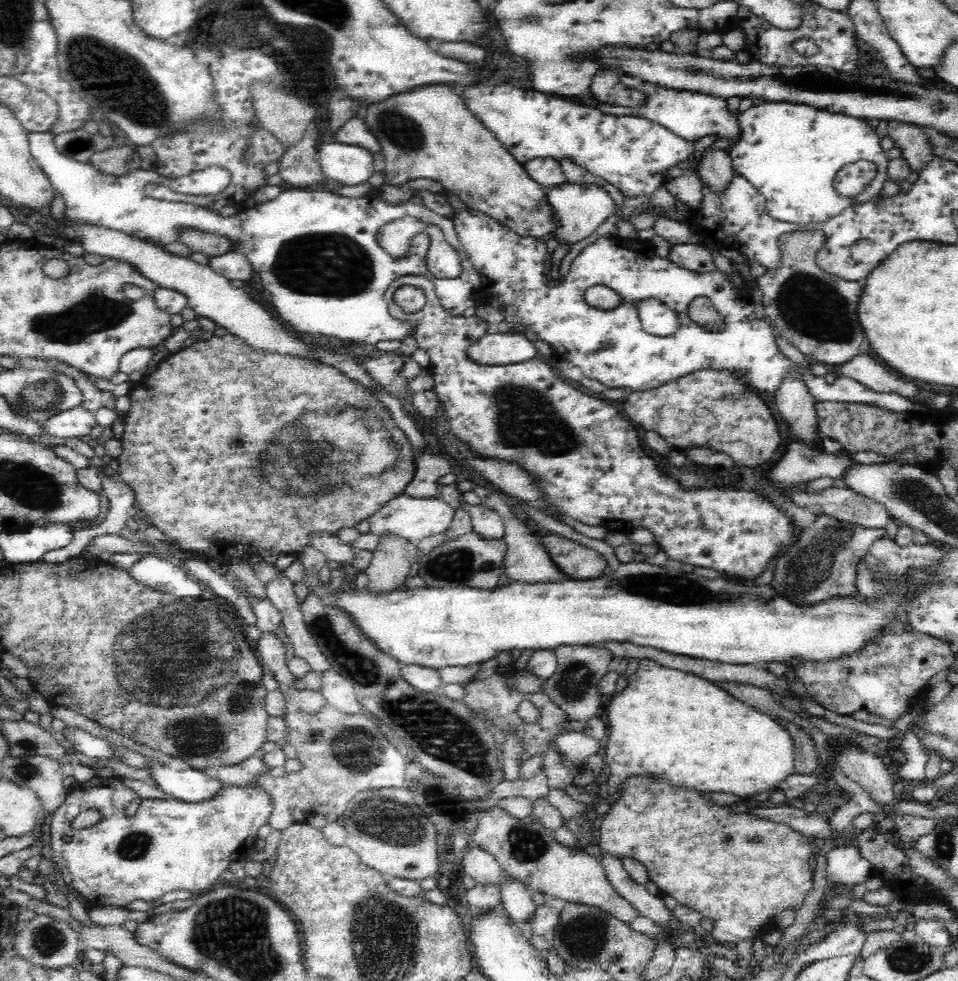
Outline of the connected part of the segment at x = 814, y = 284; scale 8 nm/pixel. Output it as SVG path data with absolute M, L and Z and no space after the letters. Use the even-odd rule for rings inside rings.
M816 228L806 231L786 231L779 237L780 266L762 274L760 278L756 278L756 282L763 292L765 319L773 327L773 333L780 343L795 347L815 362L843 364L858 355L858 348L864 342L864 334L856 316L856 306L862 286L858 281L840 279L820 268L816 263L815 254L824 240L824 234Z

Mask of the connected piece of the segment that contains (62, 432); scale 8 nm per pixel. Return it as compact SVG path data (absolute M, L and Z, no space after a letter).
M82 405L57 414L47 420L47 428L53 436L68 438L68 436L86 436L96 428L96 412L90 412Z

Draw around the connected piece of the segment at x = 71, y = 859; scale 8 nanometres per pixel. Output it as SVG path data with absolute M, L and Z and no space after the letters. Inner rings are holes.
M110 778L109 781L83 783L78 790L67 796L64 804L52 812L51 847L60 876L69 888L84 895L93 906L126 908L134 900L155 901L176 890L190 890L196 895L203 890L211 890L220 874L228 869L232 860L236 860L234 854L240 852L244 842L250 836L257 836L259 829L269 821L273 809L270 795L260 787L226 787L219 797L198 804L166 797L142 799L134 816L125 815L128 804L136 798L135 792L122 786L120 781ZM83 810L100 812L102 820L91 828L72 828L74 818Z

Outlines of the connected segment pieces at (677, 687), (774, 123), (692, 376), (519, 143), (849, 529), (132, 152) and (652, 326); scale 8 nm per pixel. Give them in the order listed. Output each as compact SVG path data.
M648 658L640 659L638 670L628 678L628 686L622 692L616 692L612 696L612 700L608 704L608 710L606 710L606 718L608 718L608 740L606 742L605 760L610 769L611 788L616 786L618 780L622 780L624 776L640 774L640 772L656 772L657 776L672 780L672 784L686 784L686 786L708 790L708 792L732 792L732 794L738 794L738 796L751 797L756 792L773 791L772 786L785 780L794 770L794 742L786 728L780 725L778 721L747 706L744 702L722 689L718 684L712 682L712 680L704 679L704 677L698 676L694 672L668 668Z
M764 101L760 105L752 105L746 112L738 113L736 116L737 123L740 130L740 139L736 142L735 146L729 150L729 153L732 157L733 170L743 174L747 177L747 179L758 189L766 198L766 210L768 211L768 216L774 218L774 220L779 220L784 223L800 223L800 224L808 224L810 222L820 223L827 222L840 214L840 212L850 204L850 200L848 200L847 194L840 194L833 185L834 174L842 168L845 164L850 164L852 162L856 162L858 160L867 160L873 162L876 165L876 174L874 174L874 178L870 180L870 182L866 182L854 196L858 198L858 200L869 200L876 194L876 192L881 192L882 183L888 178L887 176L887 164L889 163L888 159L888 150L886 150L881 145L881 137L875 131L872 126L868 125L867 119L860 116L848 116L844 113L834 113L834 112L826 112L820 111L818 109L814 109L811 106L804 104L792 104L788 102L768 102Z
M706 366L666 380L656 388L633 391L623 406L636 426L658 432L676 450L710 448L730 456L733 466L756 468L770 462L782 446L780 424L761 394L745 370Z
M484 83L466 88L458 95L464 108L472 113L472 117L484 128L488 129L521 163L534 158L551 156L560 160L564 154L571 156L590 172L607 178L626 198L638 194L651 195L663 181L665 169L686 160L694 154L694 141L678 136L658 123L637 116L610 116L597 108L584 104L576 104L560 97L550 97L536 91L516 88L510 84L484 86Z
M826 515L817 516L811 527L803 528L799 541L787 555L777 560L770 589L776 593L776 597L786 599L802 609L817 607L830 599L864 600L864 596L854 586L856 563L870 548L872 540L882 536L886 536L884 527L869 529L837 521Z
M126 143L123 147L116 146L104 152L97 152L89 160L103 173L116 176L124 176L140 170L140 161L136 147L130 143Z
M658 301L640 303L639 317L643 331L657 338L668 338L677 329L676 315Z

